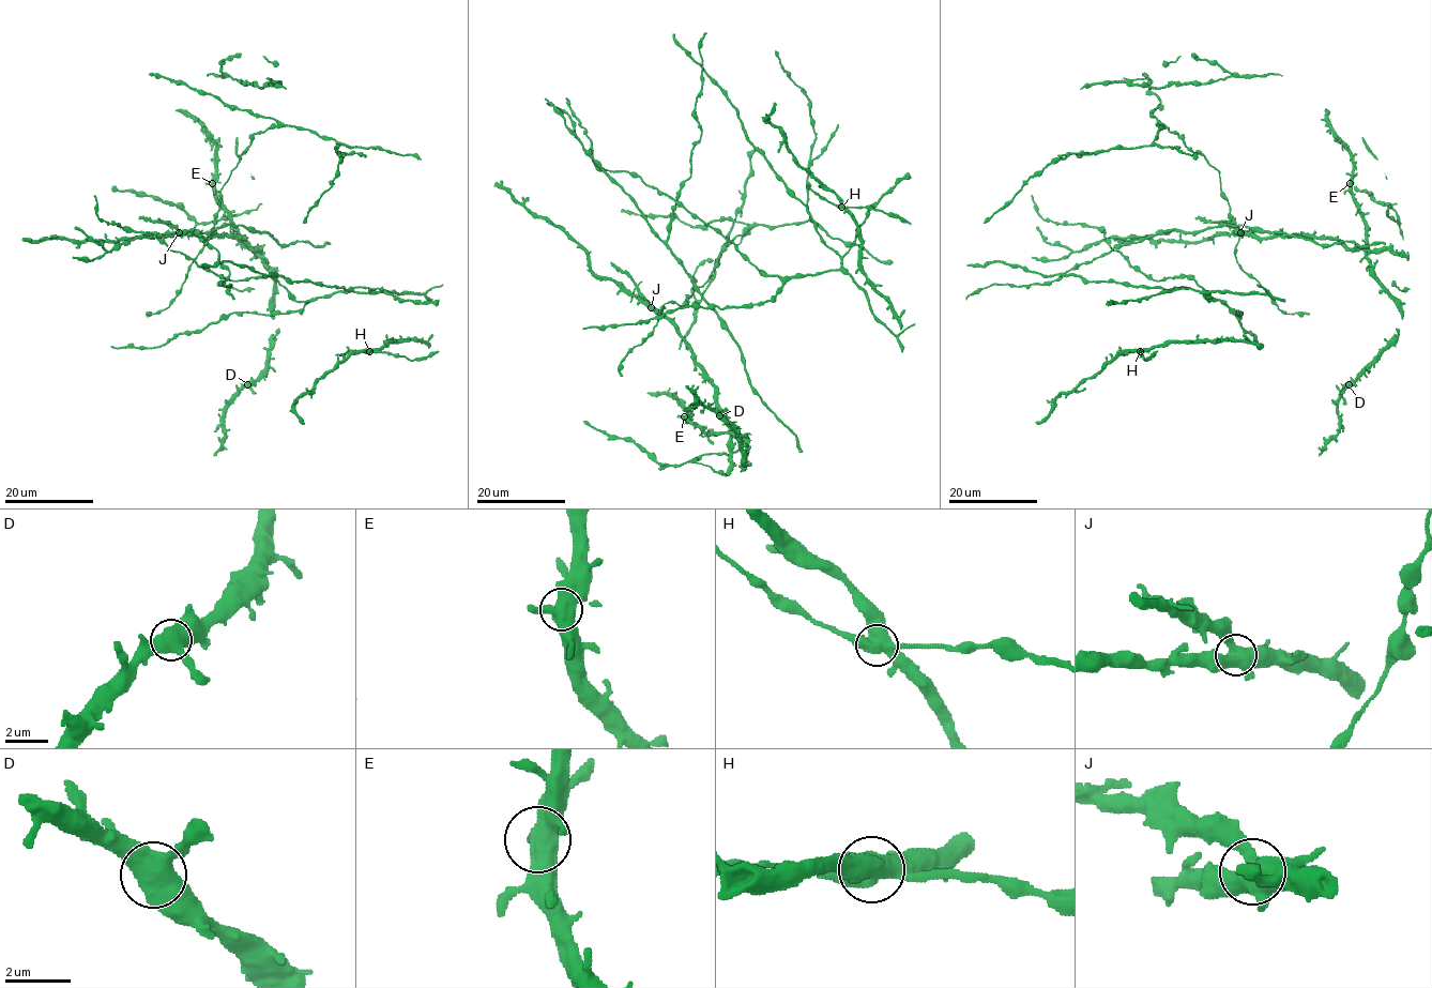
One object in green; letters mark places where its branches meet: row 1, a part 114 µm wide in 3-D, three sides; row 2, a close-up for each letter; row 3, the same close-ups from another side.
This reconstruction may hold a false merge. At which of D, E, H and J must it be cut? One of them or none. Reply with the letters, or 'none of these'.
none of these

